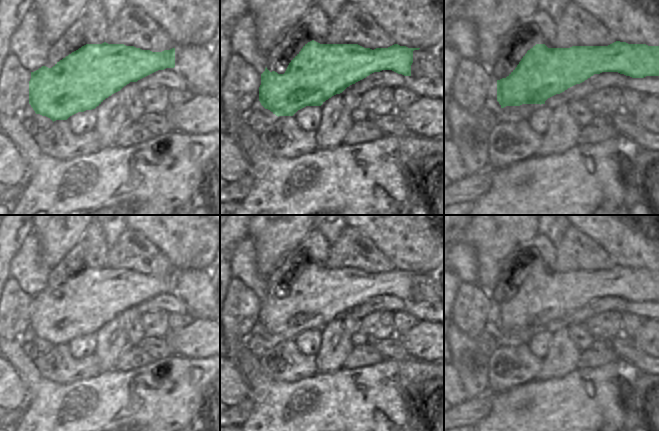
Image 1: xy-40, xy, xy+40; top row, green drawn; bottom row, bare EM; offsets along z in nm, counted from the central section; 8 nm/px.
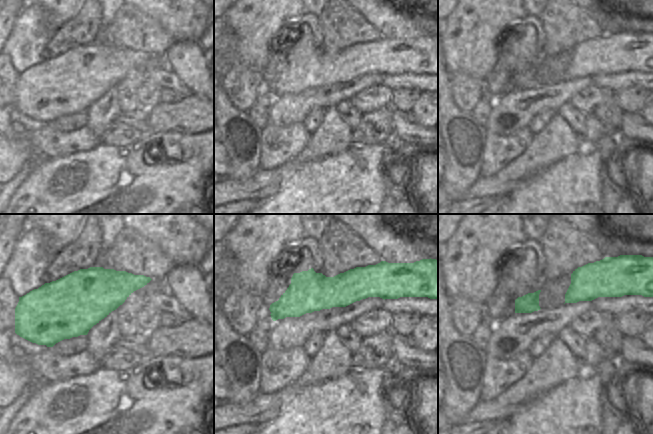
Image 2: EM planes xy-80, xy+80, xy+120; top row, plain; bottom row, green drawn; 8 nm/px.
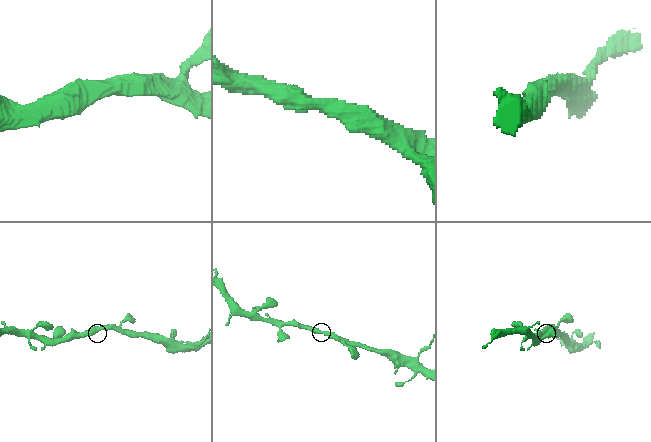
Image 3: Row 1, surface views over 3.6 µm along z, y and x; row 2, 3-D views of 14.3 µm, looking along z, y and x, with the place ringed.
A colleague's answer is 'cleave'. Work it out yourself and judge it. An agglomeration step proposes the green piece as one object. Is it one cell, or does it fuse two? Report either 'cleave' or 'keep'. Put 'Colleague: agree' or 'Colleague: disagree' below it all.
keep
Colleague: disagree

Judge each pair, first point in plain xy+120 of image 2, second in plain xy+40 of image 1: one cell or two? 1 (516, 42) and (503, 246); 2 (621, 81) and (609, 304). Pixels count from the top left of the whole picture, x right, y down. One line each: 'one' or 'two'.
1: two
2: two

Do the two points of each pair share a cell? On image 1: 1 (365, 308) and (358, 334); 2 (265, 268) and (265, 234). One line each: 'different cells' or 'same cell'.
1: different cells
2: same cell

